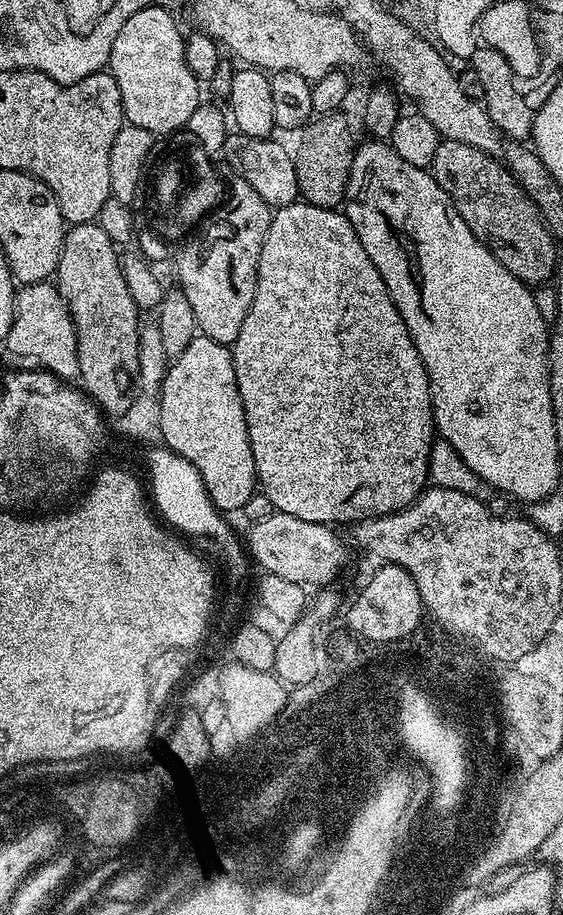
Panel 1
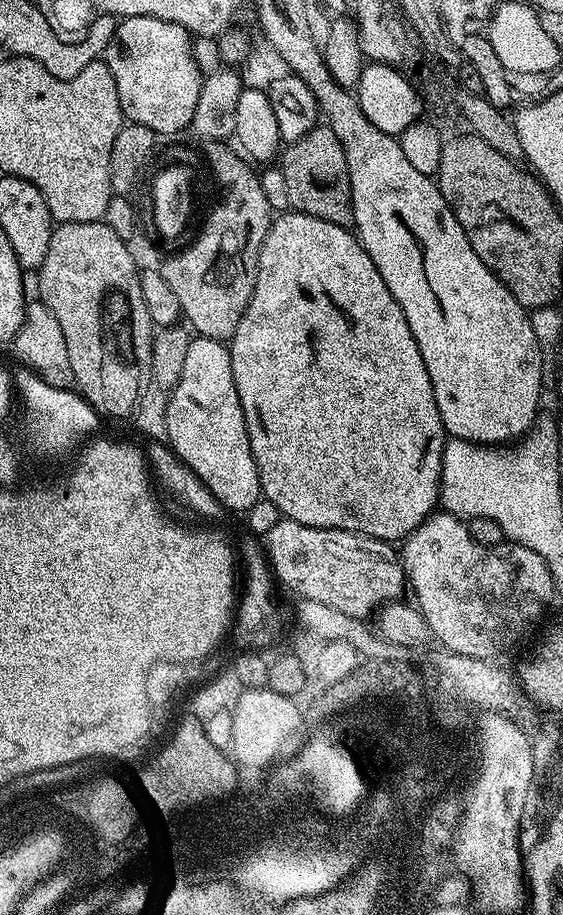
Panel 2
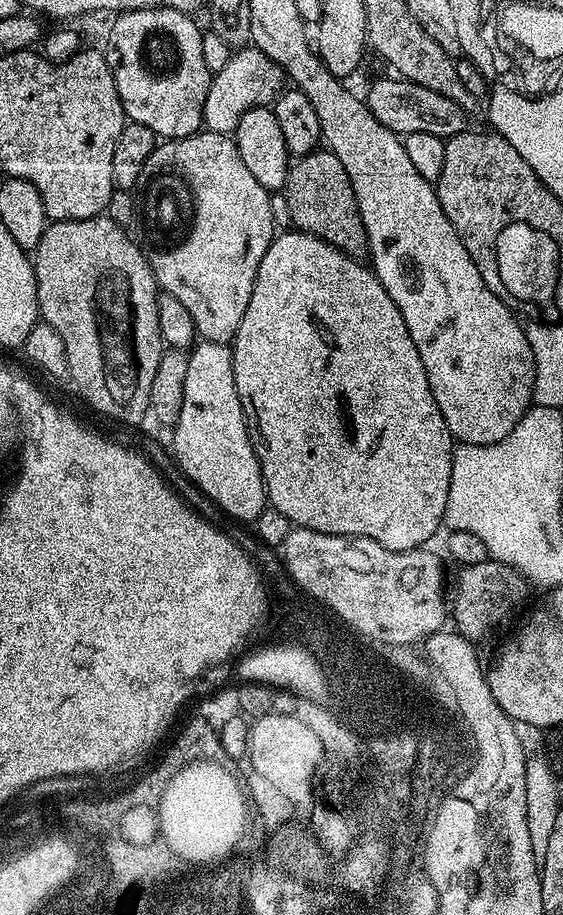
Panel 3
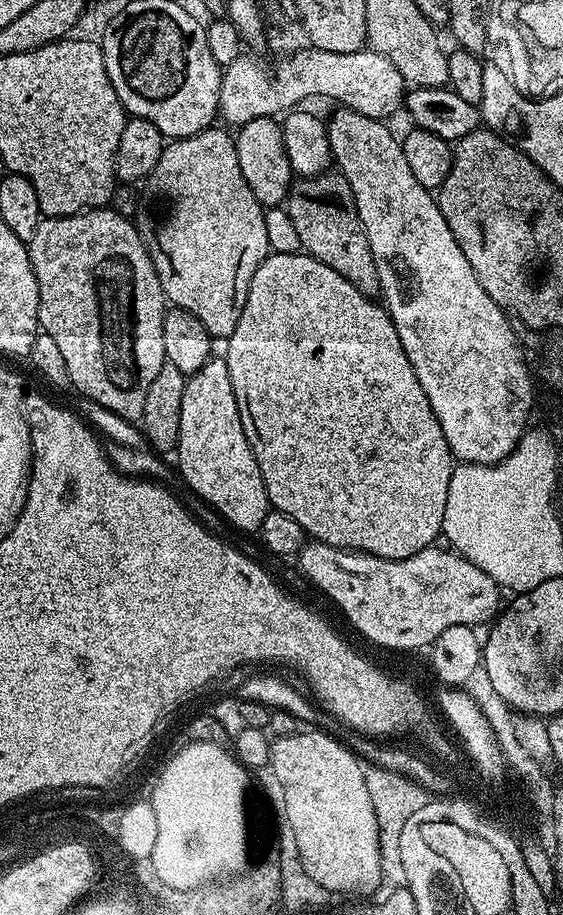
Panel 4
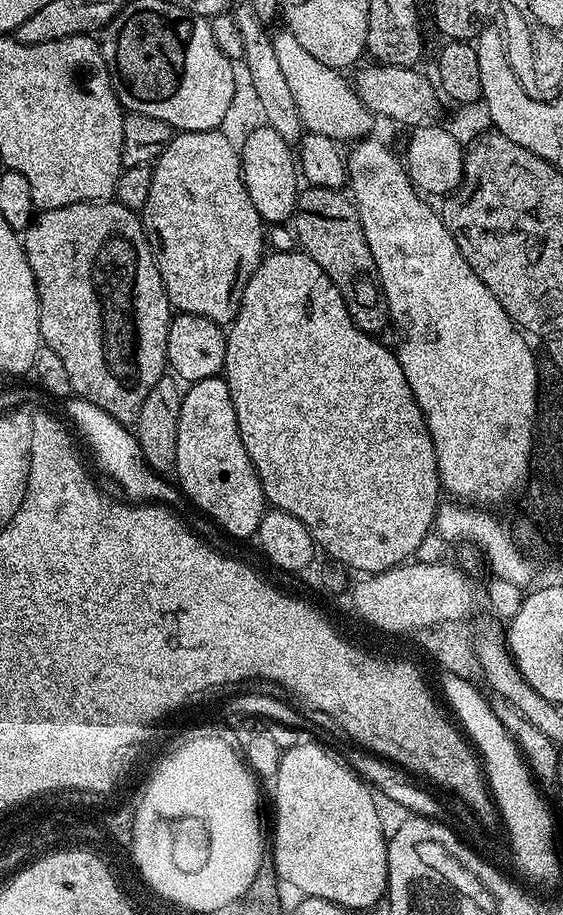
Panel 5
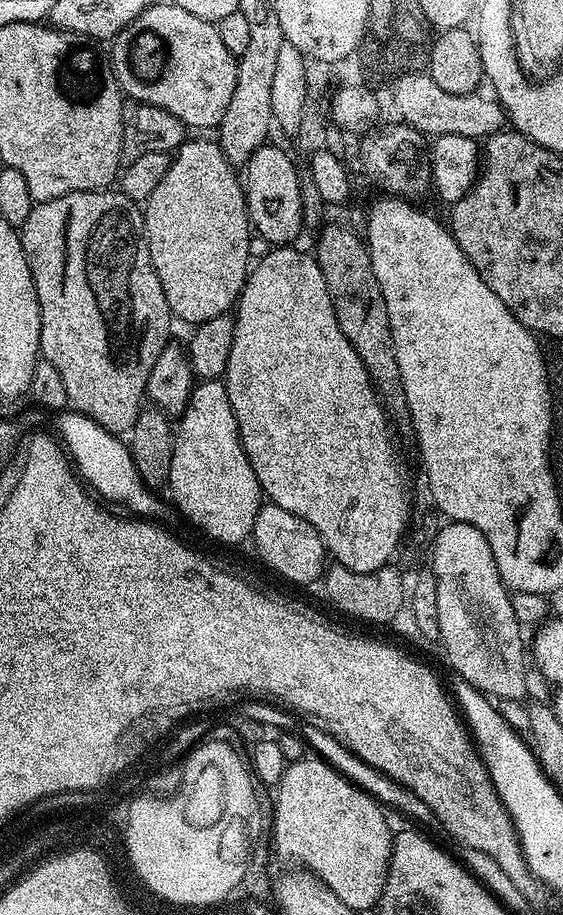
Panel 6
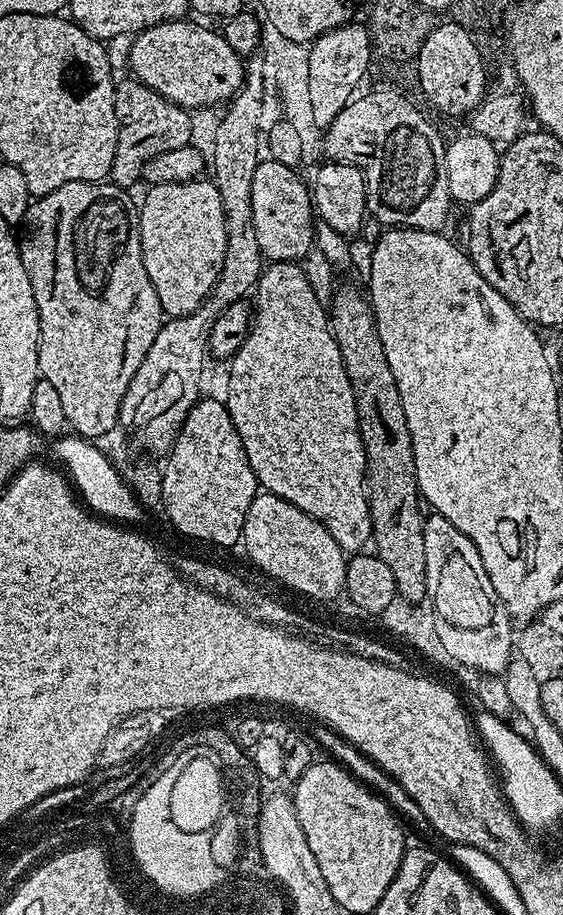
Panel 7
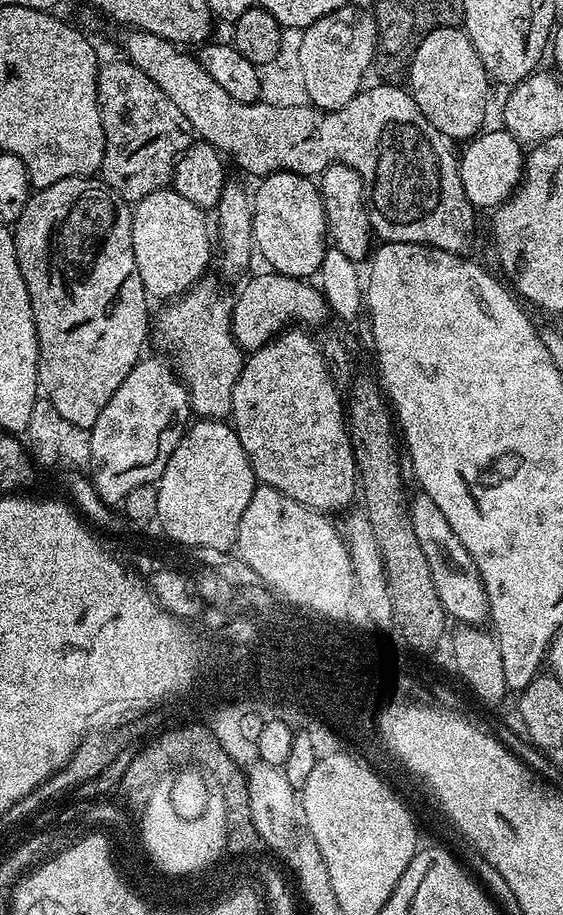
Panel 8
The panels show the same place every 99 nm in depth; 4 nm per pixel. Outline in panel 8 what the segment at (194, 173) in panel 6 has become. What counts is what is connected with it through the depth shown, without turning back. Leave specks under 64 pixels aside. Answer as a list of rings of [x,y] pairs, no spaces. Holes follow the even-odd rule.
[[[171,186],[160,187],[153,187],[148,190],[148,193],[145,191],[139,197],[141,200],[131,205],[130,242],[134,248],[134,262],[138,266],[138,278],[142,278],[145,292],[149,297],[156,299],[157,296],[160,302],[168,302],[181,290],[191,288],[197,277],[201,275],[199,272],[207,266],[208,259],[211,256],[213,259],[214,240],[211,235],[208,237],[208,224],[204,221],[205,209],[194,206],[194,202],[182,198],[182,194],[178,194]]]

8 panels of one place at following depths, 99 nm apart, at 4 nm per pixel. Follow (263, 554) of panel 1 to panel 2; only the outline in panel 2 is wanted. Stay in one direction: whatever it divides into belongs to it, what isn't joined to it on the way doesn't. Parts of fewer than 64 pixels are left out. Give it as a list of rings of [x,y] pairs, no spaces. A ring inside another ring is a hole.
[[[282,518],[265,537],[266,554],[275,579],[296,592],[301,599],[333,606],[350,617],[367,619],[381,604],[397,601],[406,590],[404,567],[397,551],[387,542],[357,532],[302,526],[300,522]]]

